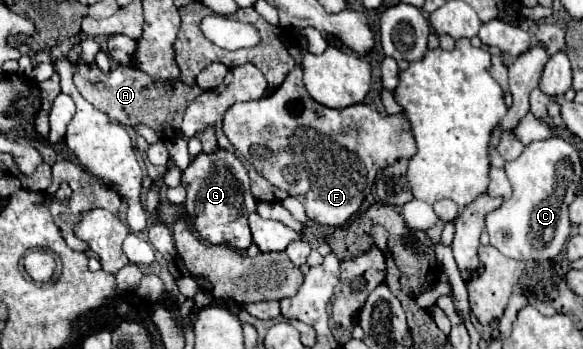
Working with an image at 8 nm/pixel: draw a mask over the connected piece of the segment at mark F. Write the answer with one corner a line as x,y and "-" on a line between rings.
300,65
288,73
284,83
270,97
234,103
224,113
222,131
234,149
246,161
250,161
250,165
254,165
260,175
264,175
272,185
284,189
304,205
308,219
330,227
342,227
362,207
366,195
374,185
376,171
388,167
400,157
412,159
416,155
412,127
404,115
380,115
376,109
364,103
346,109
324,107
316,103
308,91
304,91

